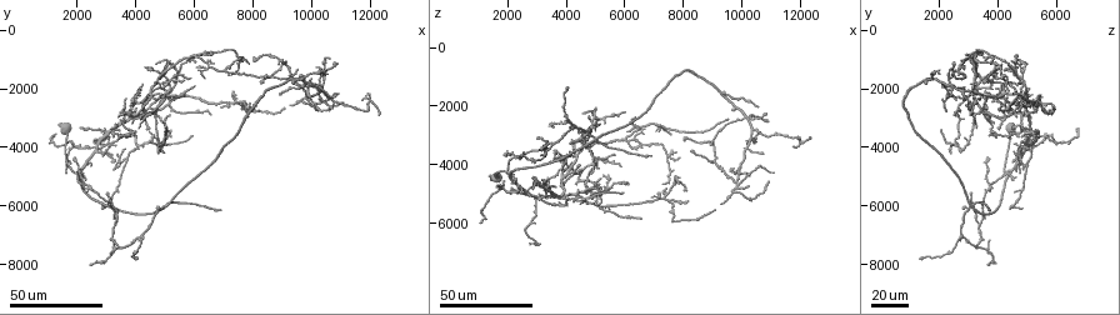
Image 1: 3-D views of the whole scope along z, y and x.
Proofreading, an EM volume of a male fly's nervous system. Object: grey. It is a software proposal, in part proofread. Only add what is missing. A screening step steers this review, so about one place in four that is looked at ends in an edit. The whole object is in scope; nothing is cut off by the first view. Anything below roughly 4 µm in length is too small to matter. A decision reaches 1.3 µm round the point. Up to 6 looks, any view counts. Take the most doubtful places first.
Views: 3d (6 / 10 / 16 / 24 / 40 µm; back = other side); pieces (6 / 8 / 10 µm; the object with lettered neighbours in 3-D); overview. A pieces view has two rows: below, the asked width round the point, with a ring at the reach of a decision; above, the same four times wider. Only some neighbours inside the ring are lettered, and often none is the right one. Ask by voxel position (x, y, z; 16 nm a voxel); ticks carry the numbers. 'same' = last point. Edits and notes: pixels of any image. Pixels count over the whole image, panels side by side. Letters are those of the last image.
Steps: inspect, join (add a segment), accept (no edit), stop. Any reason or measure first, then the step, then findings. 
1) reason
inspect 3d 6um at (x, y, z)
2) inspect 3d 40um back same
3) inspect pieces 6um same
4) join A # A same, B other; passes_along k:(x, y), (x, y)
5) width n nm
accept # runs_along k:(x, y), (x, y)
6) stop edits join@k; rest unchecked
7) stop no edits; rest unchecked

tapers out
inspect 3d 24um at (6800, 6100, 3600)

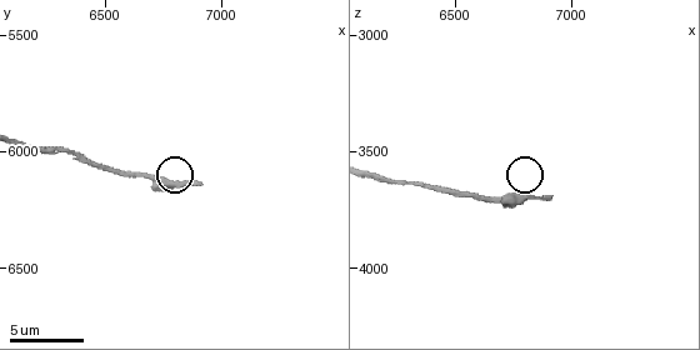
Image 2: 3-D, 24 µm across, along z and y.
inspect pieces 10um at (6910, 6130, 3700)

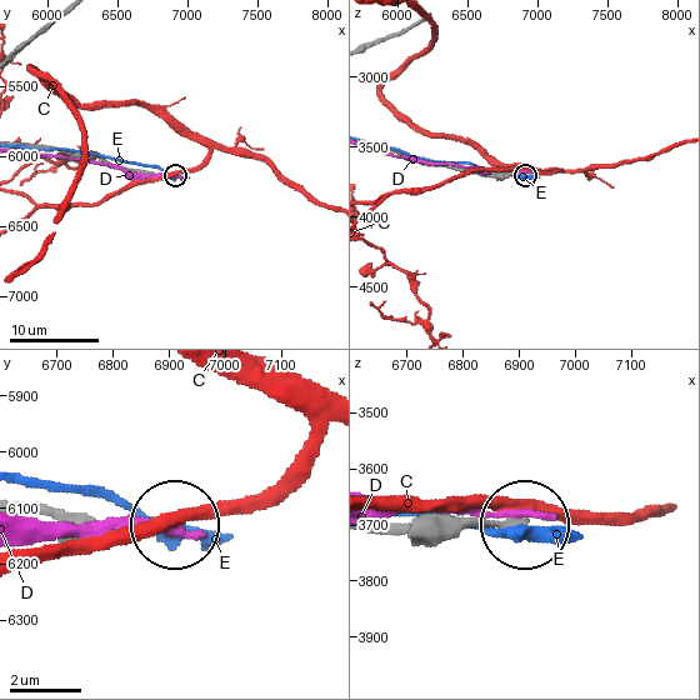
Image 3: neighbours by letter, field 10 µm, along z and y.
width 180 nm
accept # C other, D other, E other; runs_along 3:(43, 145), (173, 175); no lettered segment goes on from it

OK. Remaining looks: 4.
an open end
inspect 3d 24um at (4300, 4000, 5200)

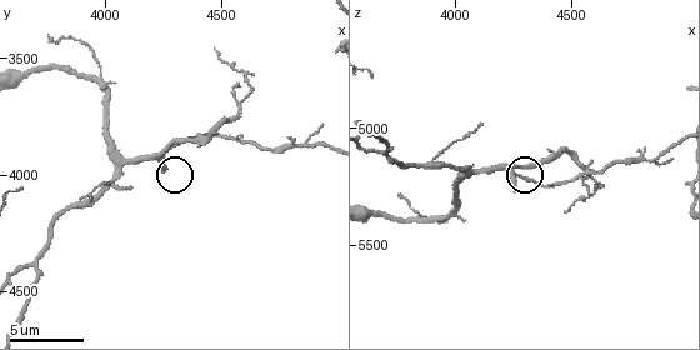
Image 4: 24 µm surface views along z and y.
inspect pieces 10um at (4250, 3980, 5270)

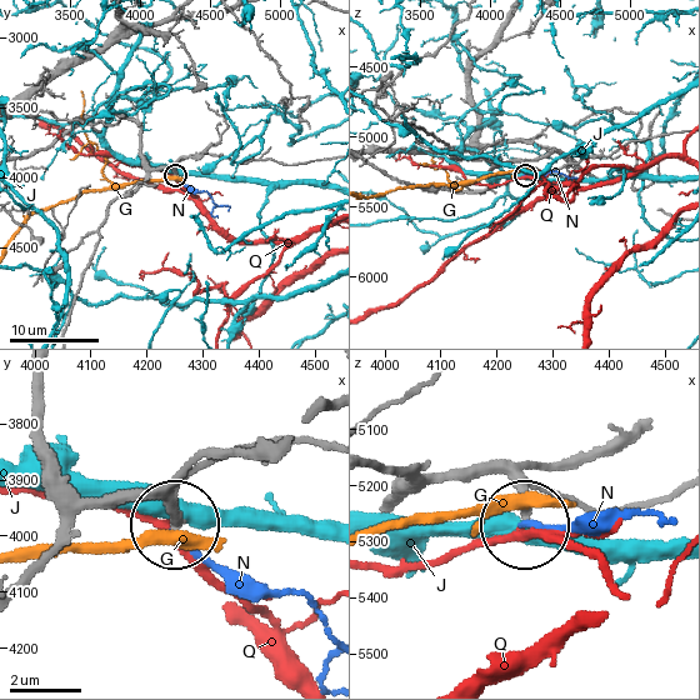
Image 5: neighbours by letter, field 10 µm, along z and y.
accept # G other, J other, N other, Q other; runs_along 5:(40, 375), (58, 474), (94, 501), (156, 495), (175, 525); no lettered segment goes on from it

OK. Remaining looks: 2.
end of a long branch
inspect 3d 40um at (10800, 2100, 4500)

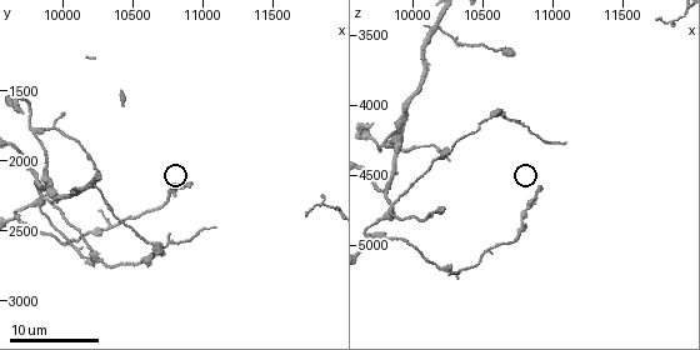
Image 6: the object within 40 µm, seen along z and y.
inspect pieces 10um at (10920, 2160, 4580)

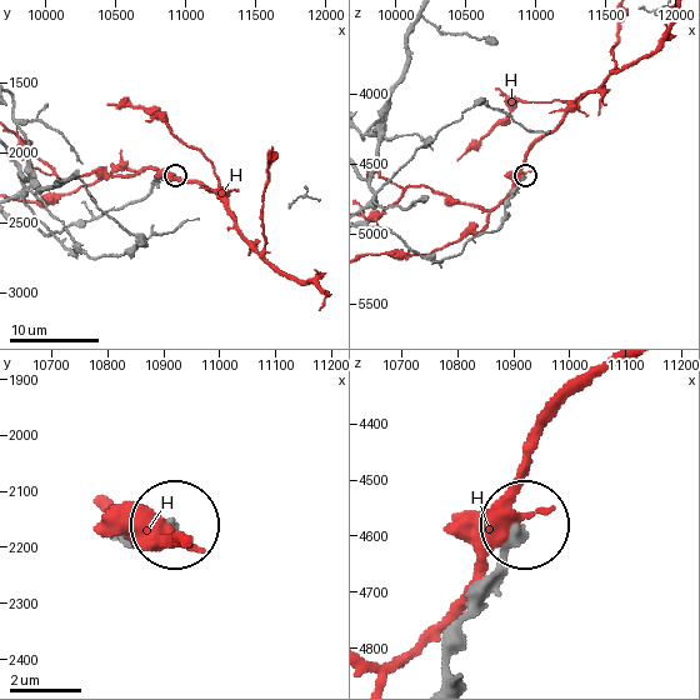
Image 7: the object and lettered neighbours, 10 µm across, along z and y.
width 350 nm
accept # H other; runs_along 7:(420, 253), (440, 261), (495, 230), (505, 200), (524, 176); none of them fits

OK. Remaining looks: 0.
stop no edits; rest unchecked

